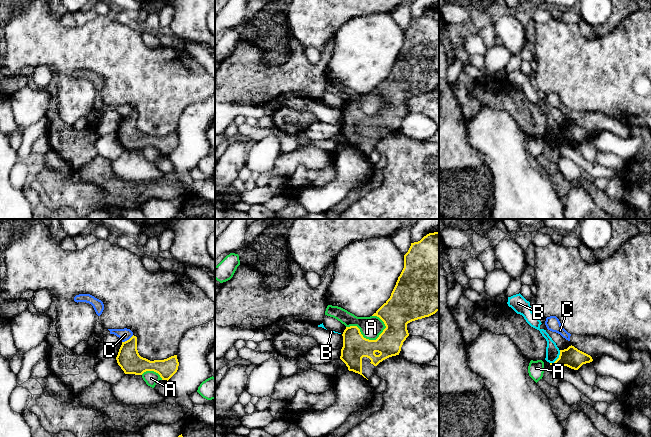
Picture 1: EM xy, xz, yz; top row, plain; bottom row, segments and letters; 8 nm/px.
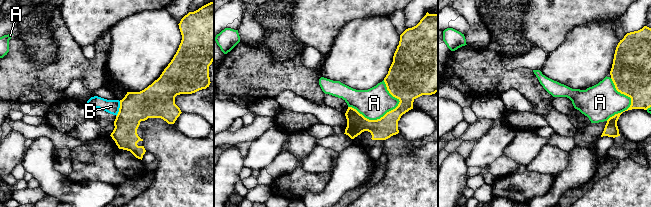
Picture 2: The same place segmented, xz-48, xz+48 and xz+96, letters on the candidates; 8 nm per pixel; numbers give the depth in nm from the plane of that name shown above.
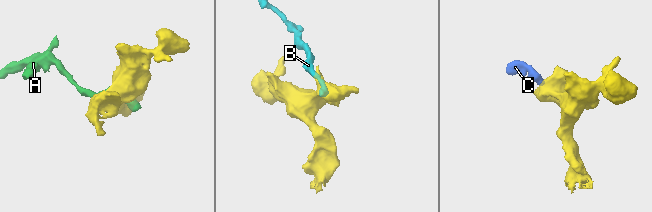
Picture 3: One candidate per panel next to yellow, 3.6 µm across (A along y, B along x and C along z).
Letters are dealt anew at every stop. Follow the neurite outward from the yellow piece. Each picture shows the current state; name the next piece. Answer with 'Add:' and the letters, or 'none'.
Add: none

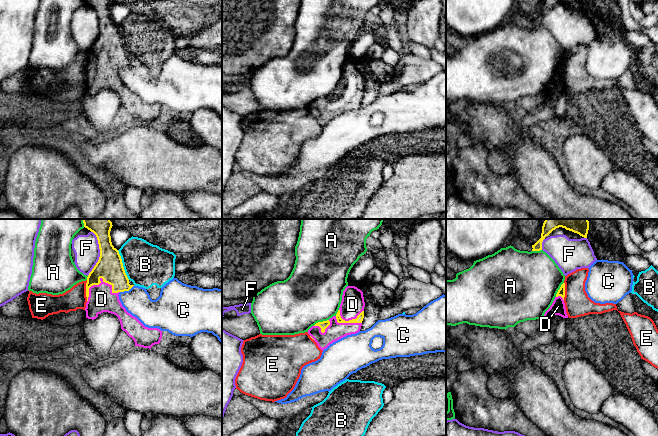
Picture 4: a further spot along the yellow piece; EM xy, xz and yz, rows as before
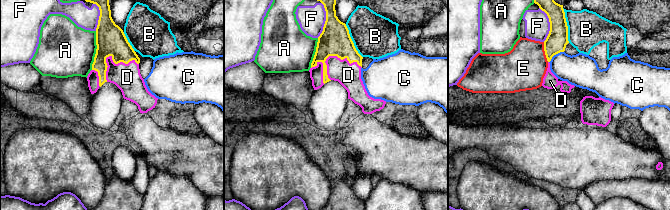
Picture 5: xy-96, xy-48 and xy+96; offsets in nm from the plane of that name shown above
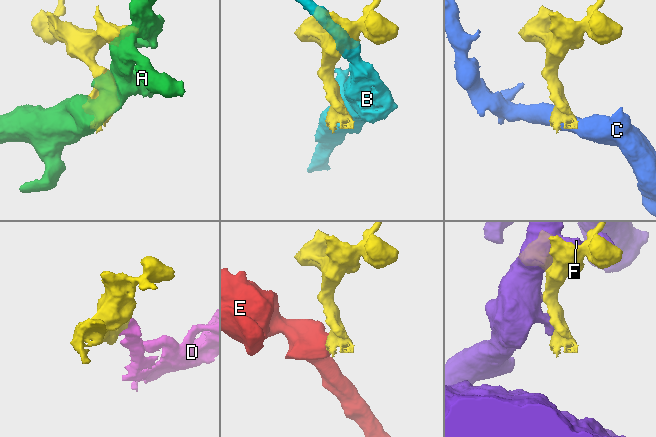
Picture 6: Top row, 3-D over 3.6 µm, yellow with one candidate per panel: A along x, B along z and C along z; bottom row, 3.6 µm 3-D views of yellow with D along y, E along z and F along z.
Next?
Add: D

